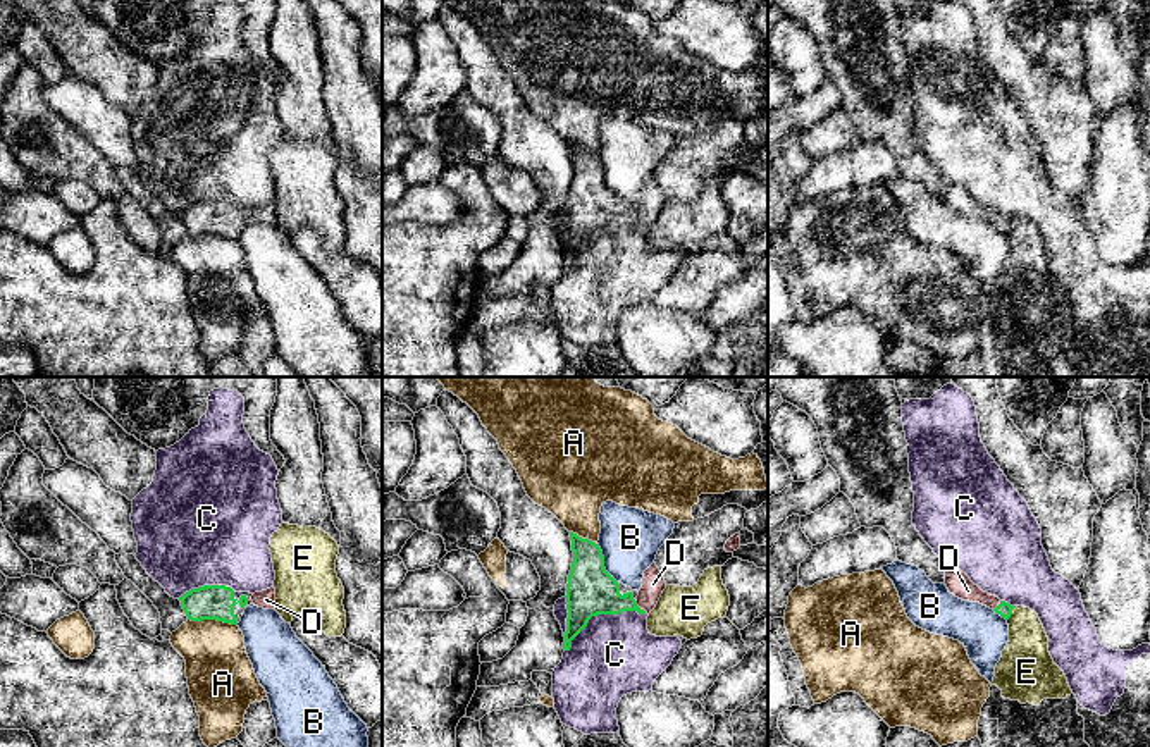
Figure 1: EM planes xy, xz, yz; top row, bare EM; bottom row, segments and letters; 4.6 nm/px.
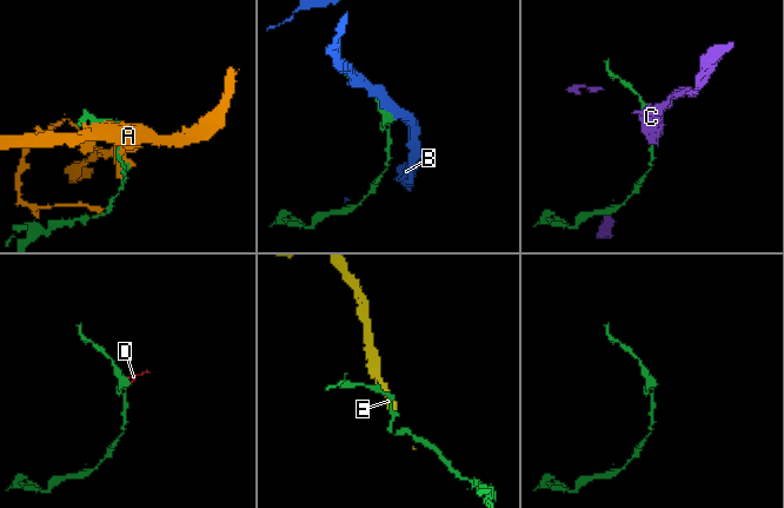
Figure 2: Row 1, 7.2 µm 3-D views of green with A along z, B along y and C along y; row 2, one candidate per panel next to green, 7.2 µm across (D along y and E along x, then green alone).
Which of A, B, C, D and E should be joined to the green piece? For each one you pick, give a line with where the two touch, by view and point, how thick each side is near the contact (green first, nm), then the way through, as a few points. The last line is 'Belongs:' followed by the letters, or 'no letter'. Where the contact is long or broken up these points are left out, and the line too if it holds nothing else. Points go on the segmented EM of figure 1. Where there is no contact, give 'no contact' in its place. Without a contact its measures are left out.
D: meets green in xz at (639, 608); 240 nm thick on the green side, 110 nm on the other; runs through xz (591, 591), (608, 601), (639, 608), (653, 584)
Belongs: D

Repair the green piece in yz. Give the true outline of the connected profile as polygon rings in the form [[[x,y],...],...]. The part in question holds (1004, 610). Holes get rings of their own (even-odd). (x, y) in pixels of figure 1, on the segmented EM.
[[[949,570],[945,571],[945,585],[950,594],[962,601],[980,602],[990,609],[993,609],[1002,618],[1009,620],[1012,614],[1014,606],[999,597],[983,592],[978,585],[971,582],[971,578],[961,570]]]

